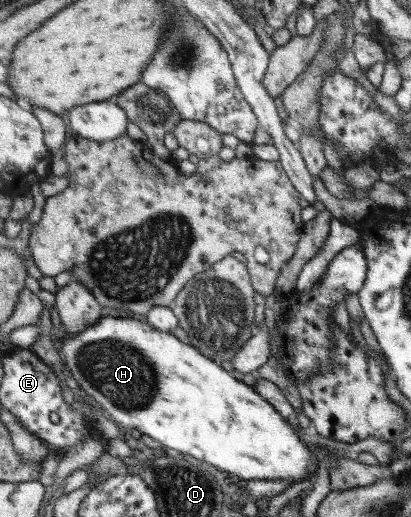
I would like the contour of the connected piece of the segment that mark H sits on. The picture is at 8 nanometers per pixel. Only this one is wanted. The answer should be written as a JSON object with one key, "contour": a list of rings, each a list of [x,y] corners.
{"contour":[[[105,314],[98,323],[88,325],[78,335],[66,333],[60,337],[60,342],[60,350],[66,357],[66,368],[78,386],[125,429],[138,430],[160,445],[178,449],[182,454],[219,468],[224,475],[247,482],[303,482],[316,475],[311,447],[304,443],[295,425],[291,425],[272,402],[191,343],[182,343],[172,332],[156,329],[147,321],[116,319]]]}

